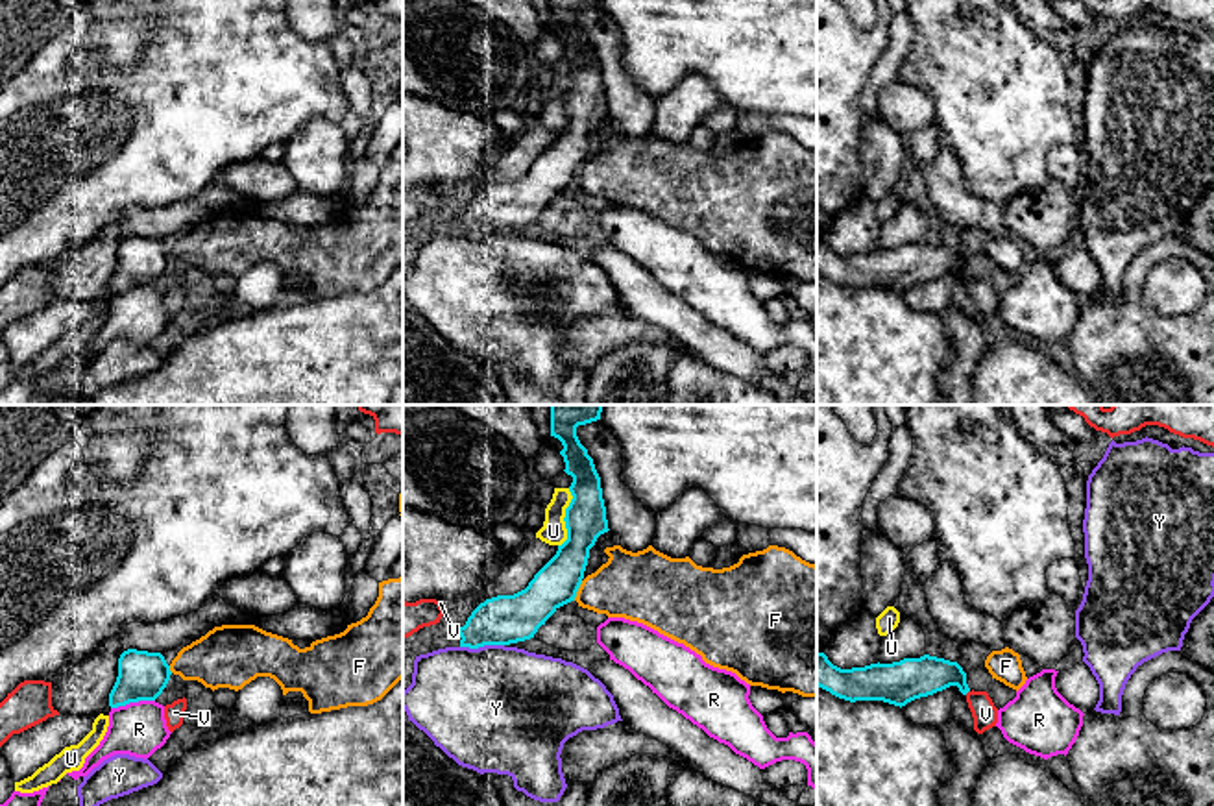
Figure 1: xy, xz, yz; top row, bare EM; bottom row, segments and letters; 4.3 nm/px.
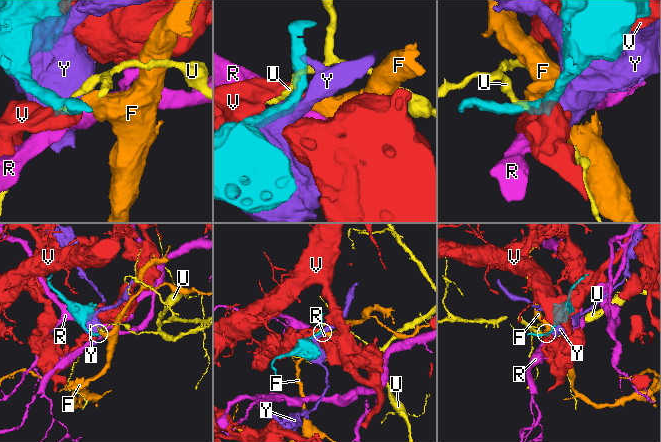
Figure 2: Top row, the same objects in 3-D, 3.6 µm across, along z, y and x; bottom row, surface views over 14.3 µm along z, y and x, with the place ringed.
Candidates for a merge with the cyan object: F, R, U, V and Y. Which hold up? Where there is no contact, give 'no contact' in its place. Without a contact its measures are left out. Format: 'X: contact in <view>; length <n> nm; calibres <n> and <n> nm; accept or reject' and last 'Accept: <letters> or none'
F: contact in xz; length 100 nm; calibres 190 and 280 nm; reject
R: contact in xy; length 200 nm; calibres 220 and 240 nm; reject
U: contact in xz; length 260 nm; calibres 180 and 110 nm; reject
V: contact in yz; length 30 nm; calibres 180 and 110 nm; reject
Y: contact in xz; length 190 nm; calibres 220 and 480 nm; reject
Accept: none

